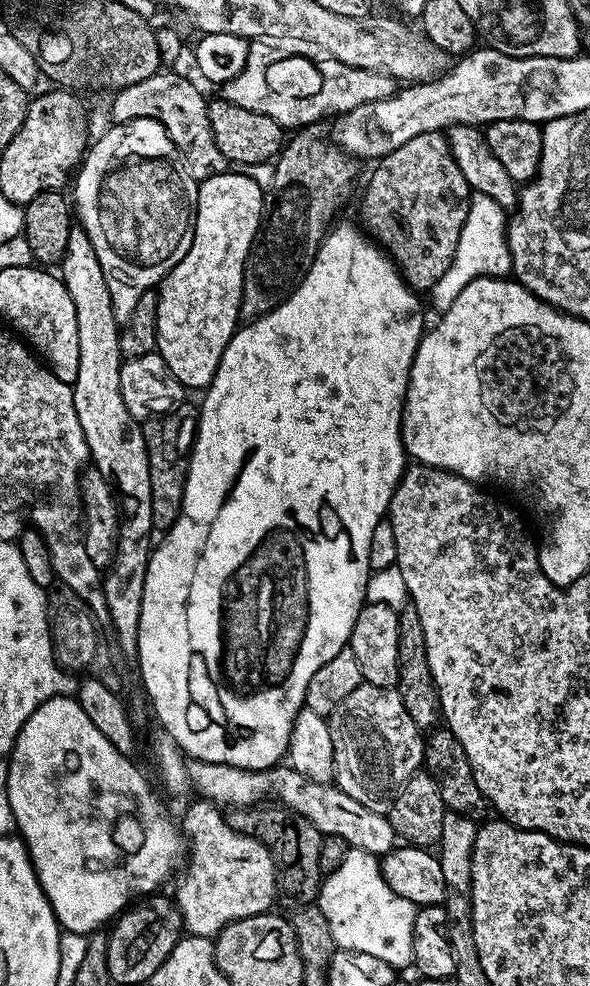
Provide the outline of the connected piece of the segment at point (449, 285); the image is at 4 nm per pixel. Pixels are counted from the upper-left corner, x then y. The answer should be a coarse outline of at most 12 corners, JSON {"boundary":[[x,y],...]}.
{"boundary":[[476,192],[450,270],[430,289],[435,311],[470,282],[504,278],[506,209]]}

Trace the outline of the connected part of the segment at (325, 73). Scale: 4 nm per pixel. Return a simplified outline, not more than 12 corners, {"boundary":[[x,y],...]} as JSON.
{"boundary":[[302,38],[251,41],[223,99],[286,130],[385,100],[391,76]]}

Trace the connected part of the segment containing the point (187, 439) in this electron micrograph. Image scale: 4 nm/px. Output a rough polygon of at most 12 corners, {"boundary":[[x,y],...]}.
{"boundary":[[198,408],[143,421],[152,526],[180,513]]}

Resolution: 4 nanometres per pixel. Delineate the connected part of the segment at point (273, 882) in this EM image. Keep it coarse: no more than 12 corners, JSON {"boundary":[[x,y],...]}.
{"boundary":[[199,798],[174,907],[215,938],[278,897],[272,851]]}

